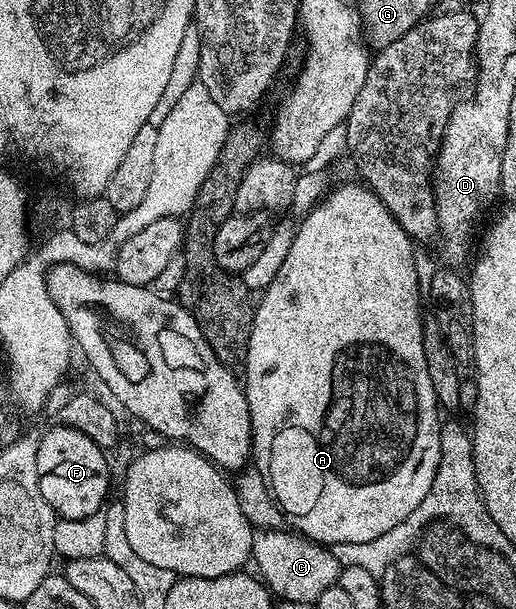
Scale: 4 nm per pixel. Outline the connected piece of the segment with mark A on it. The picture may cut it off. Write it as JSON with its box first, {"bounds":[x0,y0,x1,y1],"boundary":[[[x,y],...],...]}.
{"bounds":[245,183,441,547],"boundary":[[[363,183],[358,184],[343,185],[340,189],[337,189],[337,187],[332,188],[318,204],[309,210],[306,217],[300,220],[296,238],[293,239],[293,245],[289,247],[289,253],[284,263],[281,264],[280,271],[267,288],[262,290],[260,297],[263,298],[257,301],[254,306],[255,318],[251,324],[251,334],[249,335],[247,356],[245,358],[245,366],[247,365],[245,388],[247,390],[247,402],[249,403],[249,415],[251,416],[251,451],[254,464],[259,472],[263,474],[271,490],[271,495],[275,499],[275,504],[282,509],[284,518],[289,522],[290,528],[294,532],[308,537],[310,541],[318,541],[320,545],[328,547],[340,545],[341,543],[369,543],[369,539],[377,539],[377,535],[385,535],[385,531],[390,531],[391,528],[397,527],[397,523],[409,519],[409,515],[413,515],[413,511],[417,511],[417,506],[421,504],[421,499],[425,499],[425,495],[429,495],[429,487],[433,487],[433,479],[437,475],[437,463],[441,459],[441,439],[439,438],[439,427],[441,424],[439,413],[441,414],[441,406],[435,398],[433,379],[429,379],[429,363],[425,357],[425,343],[423,342],[425,310],[419,306],[421,294],[418,287],[417,267],[415,266],[417,245],[416,242],[412,241],[411,236],[403,230],[401,223],[387,210],[387,204],[379,198],[374,189]]]}

